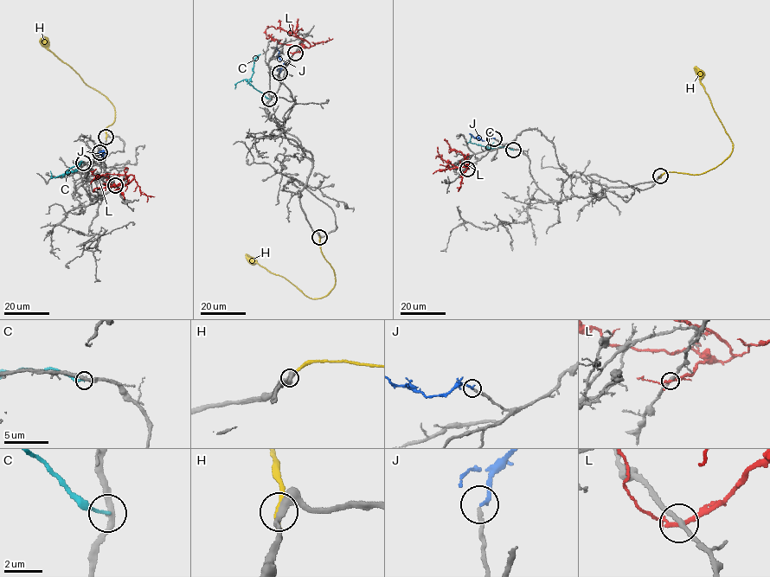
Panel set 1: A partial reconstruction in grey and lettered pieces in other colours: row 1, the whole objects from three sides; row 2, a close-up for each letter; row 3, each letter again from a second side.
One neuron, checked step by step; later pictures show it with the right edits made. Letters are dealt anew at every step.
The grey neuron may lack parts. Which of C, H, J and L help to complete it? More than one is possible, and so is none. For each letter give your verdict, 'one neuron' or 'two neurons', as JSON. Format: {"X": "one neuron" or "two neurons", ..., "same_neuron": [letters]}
{"C": "two neurons", "H": "one neuron", "J": "one neuron", "L": "two neurons", "same_neuron": ["H", "J"]}

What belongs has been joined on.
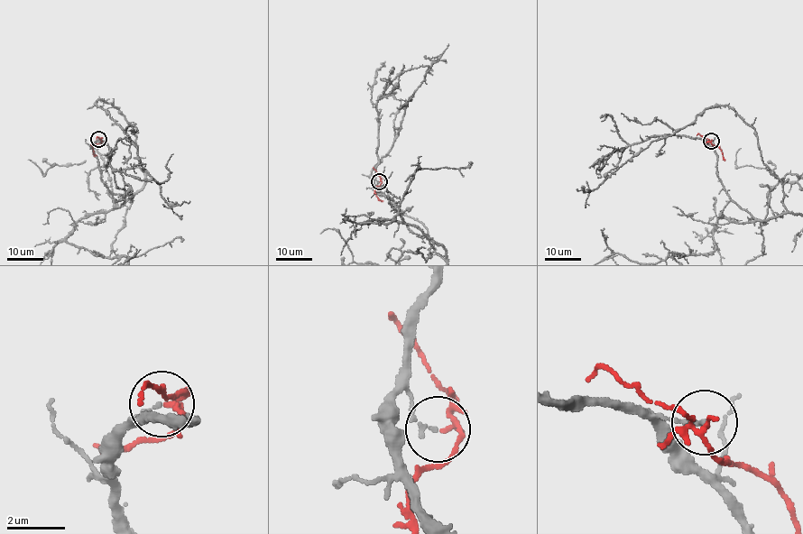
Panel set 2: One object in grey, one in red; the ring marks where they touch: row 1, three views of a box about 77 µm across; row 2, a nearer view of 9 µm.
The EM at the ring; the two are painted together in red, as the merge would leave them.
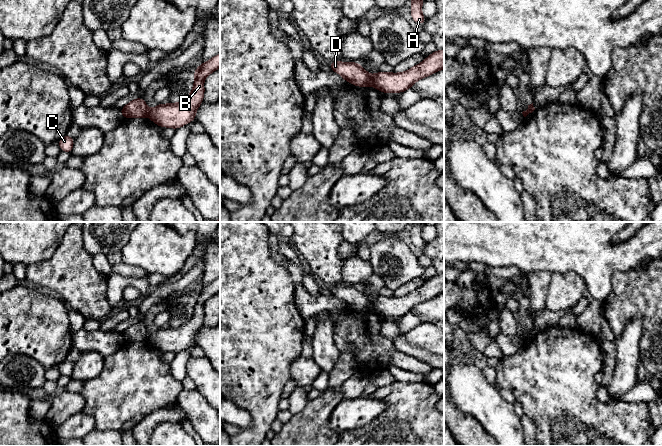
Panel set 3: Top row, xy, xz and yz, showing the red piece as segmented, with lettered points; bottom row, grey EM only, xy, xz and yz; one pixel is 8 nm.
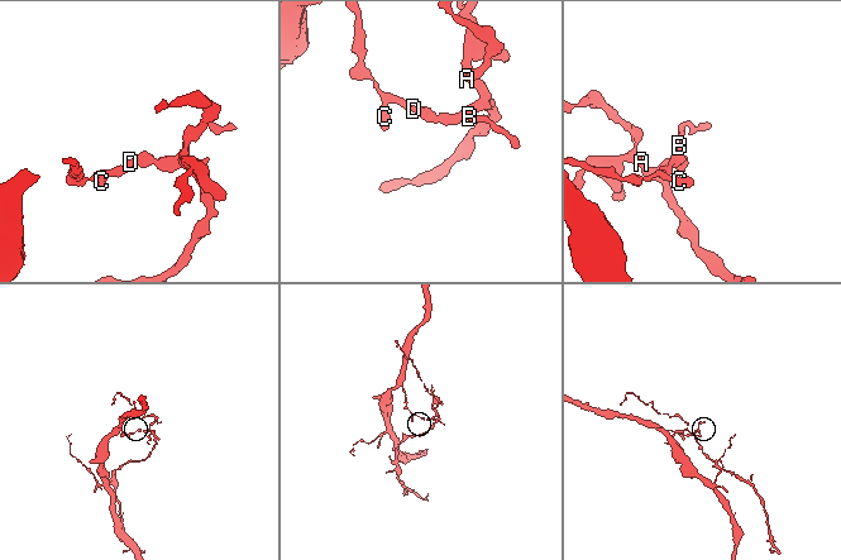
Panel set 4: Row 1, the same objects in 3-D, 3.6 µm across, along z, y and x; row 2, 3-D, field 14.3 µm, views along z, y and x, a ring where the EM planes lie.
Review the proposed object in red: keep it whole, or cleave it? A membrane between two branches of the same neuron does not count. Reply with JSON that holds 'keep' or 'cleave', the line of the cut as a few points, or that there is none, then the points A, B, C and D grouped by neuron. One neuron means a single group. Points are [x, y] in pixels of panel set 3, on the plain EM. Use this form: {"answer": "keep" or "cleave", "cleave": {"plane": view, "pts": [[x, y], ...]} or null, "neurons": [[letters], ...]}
{"answer": "cleave", "cleave": {"plane": "xz", "pts": [[371, 300], [373, 309]]}, "neurons": [["A", "B"], ["C", "D"]]}

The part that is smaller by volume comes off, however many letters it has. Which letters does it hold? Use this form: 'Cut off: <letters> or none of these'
Cut off: A, B

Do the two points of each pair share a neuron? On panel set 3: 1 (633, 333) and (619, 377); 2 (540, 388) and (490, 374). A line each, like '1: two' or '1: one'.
1: one
2: two

